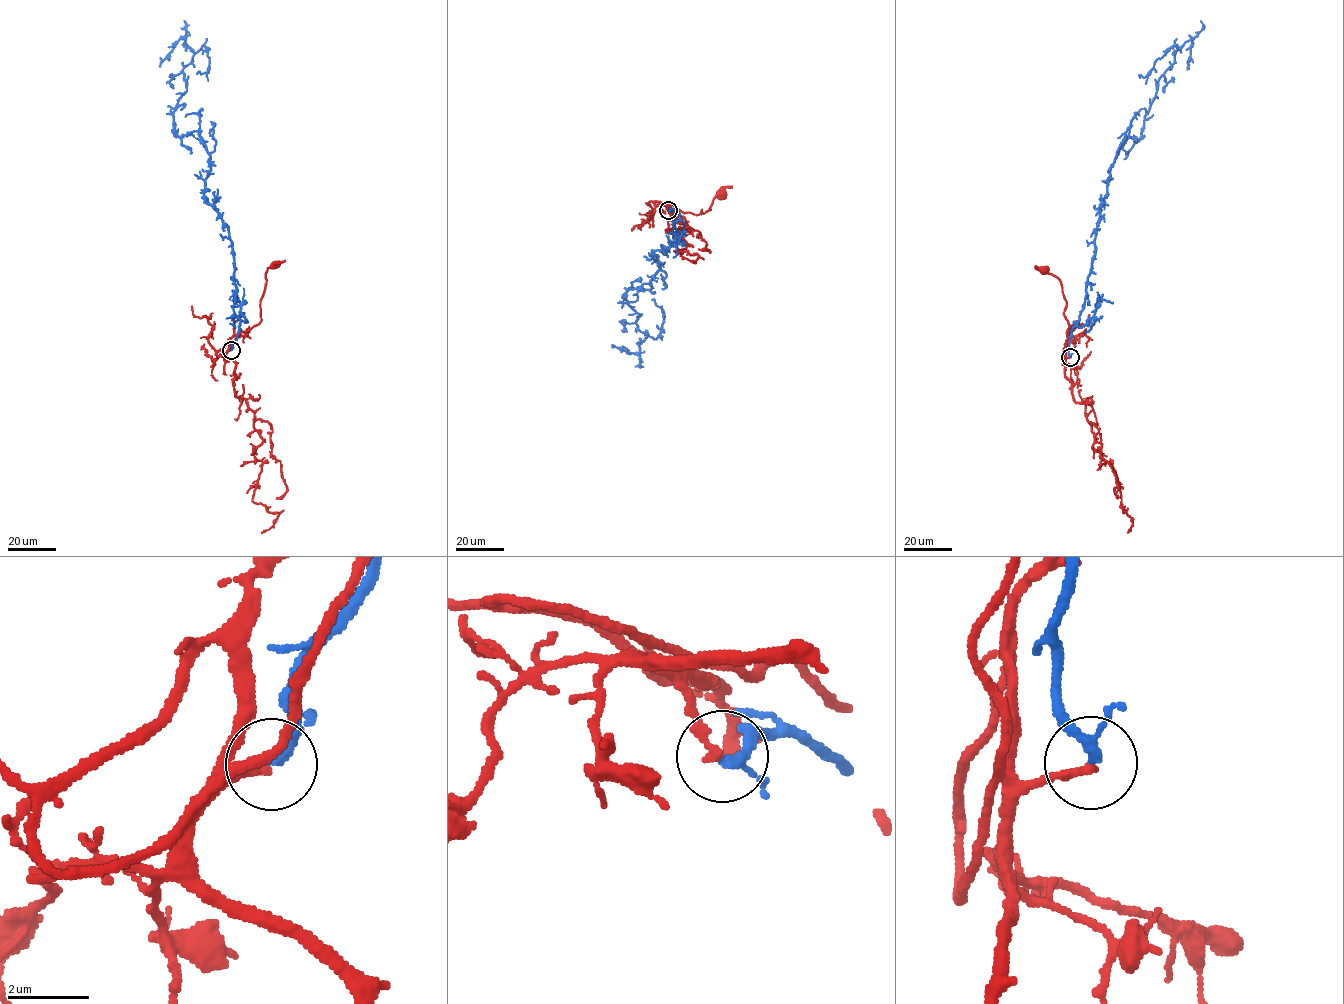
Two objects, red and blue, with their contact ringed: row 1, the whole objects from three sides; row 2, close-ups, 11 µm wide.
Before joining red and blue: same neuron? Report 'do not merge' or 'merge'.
do not merge

